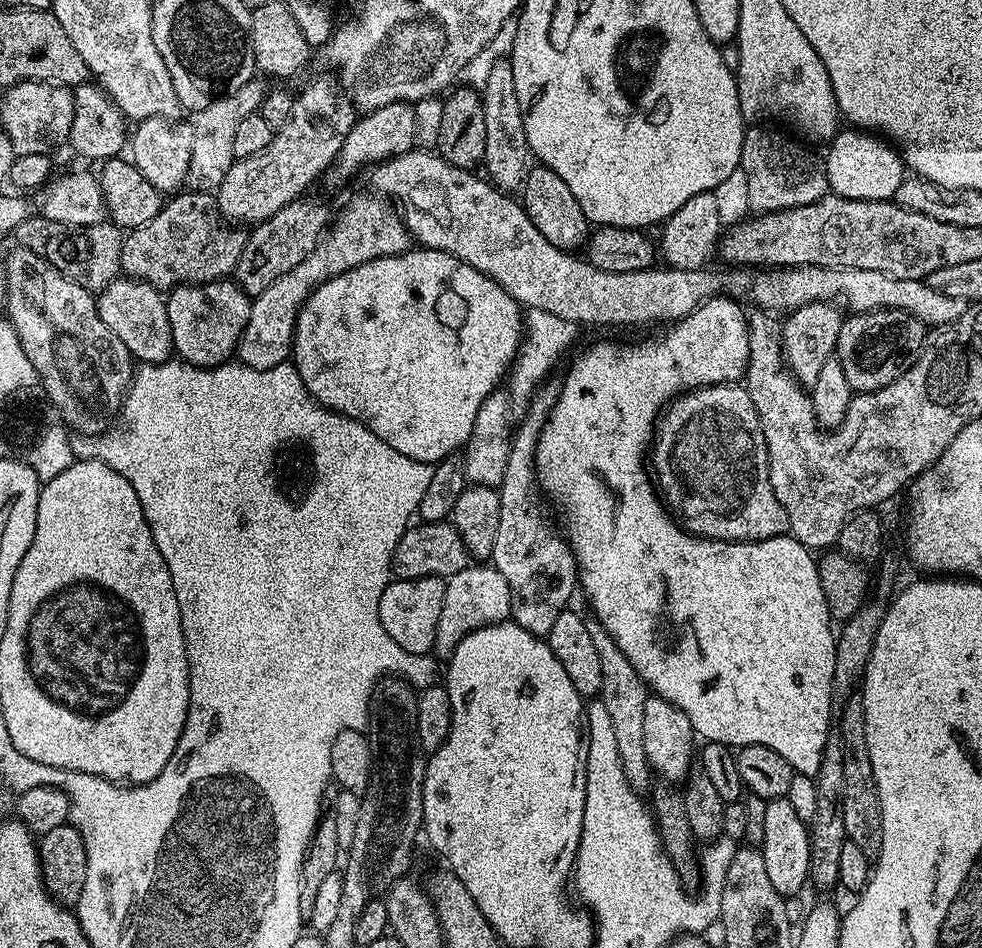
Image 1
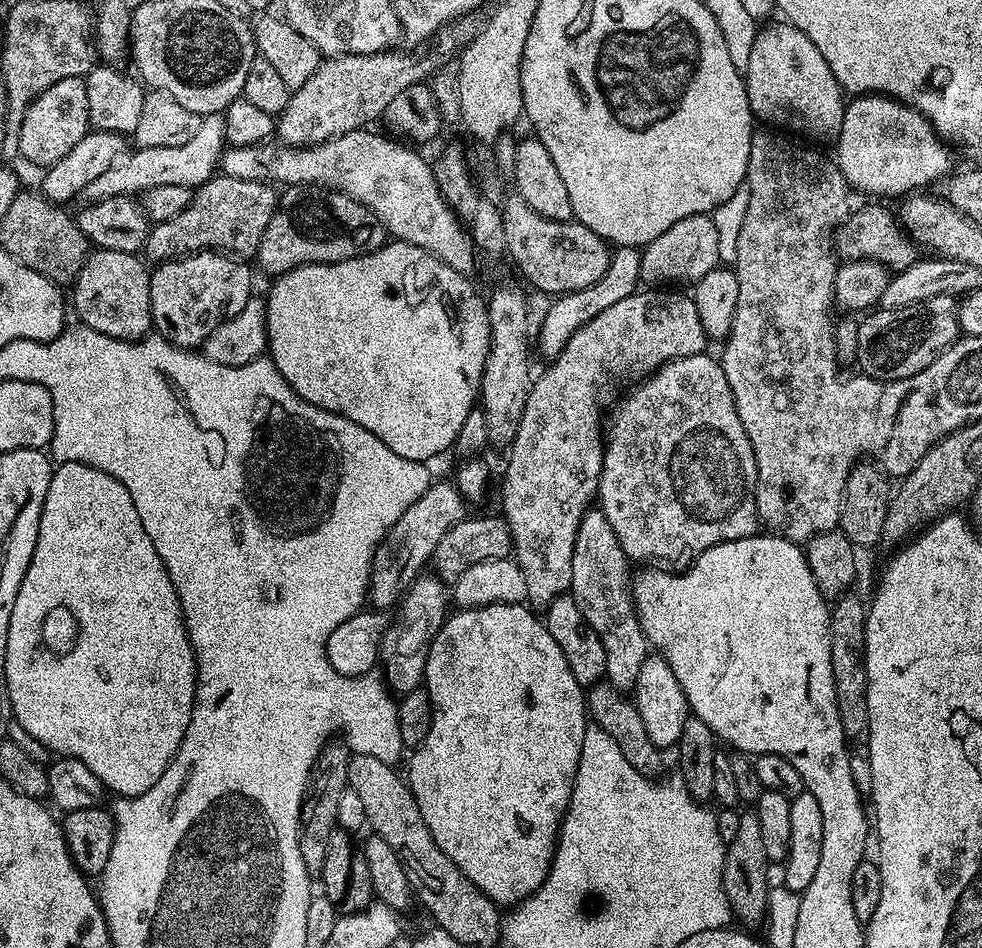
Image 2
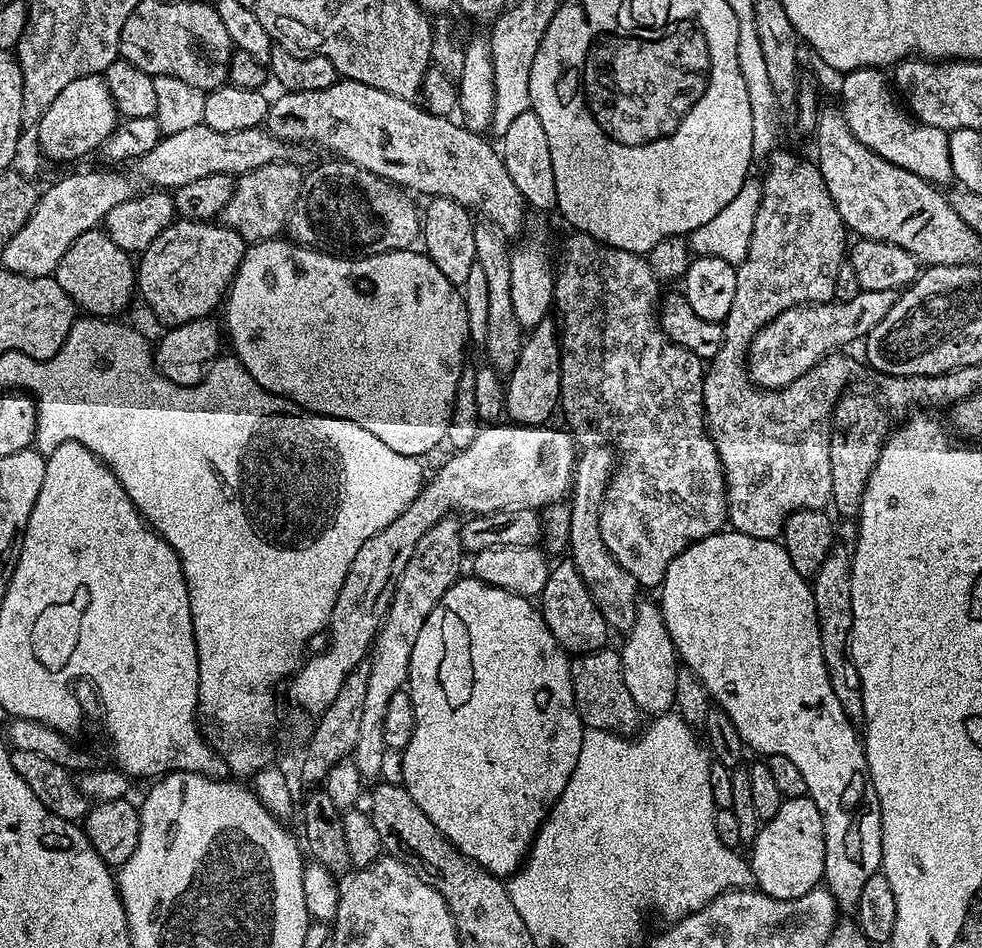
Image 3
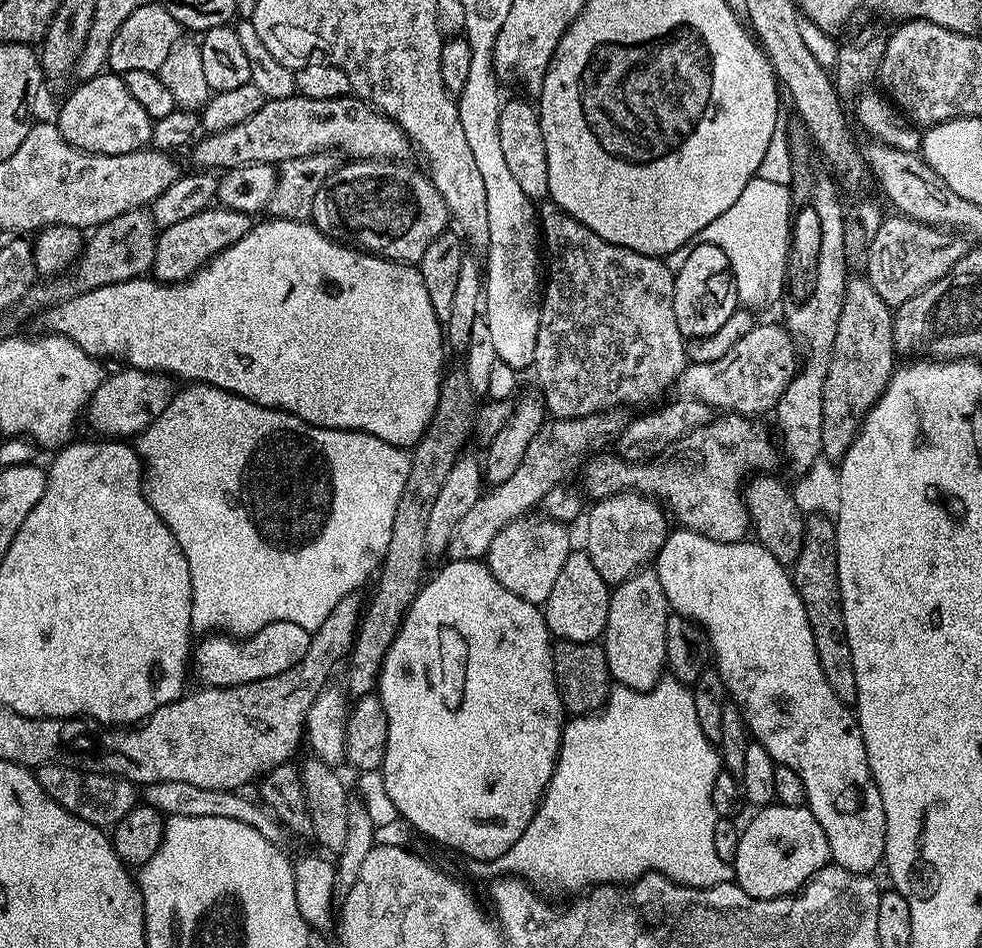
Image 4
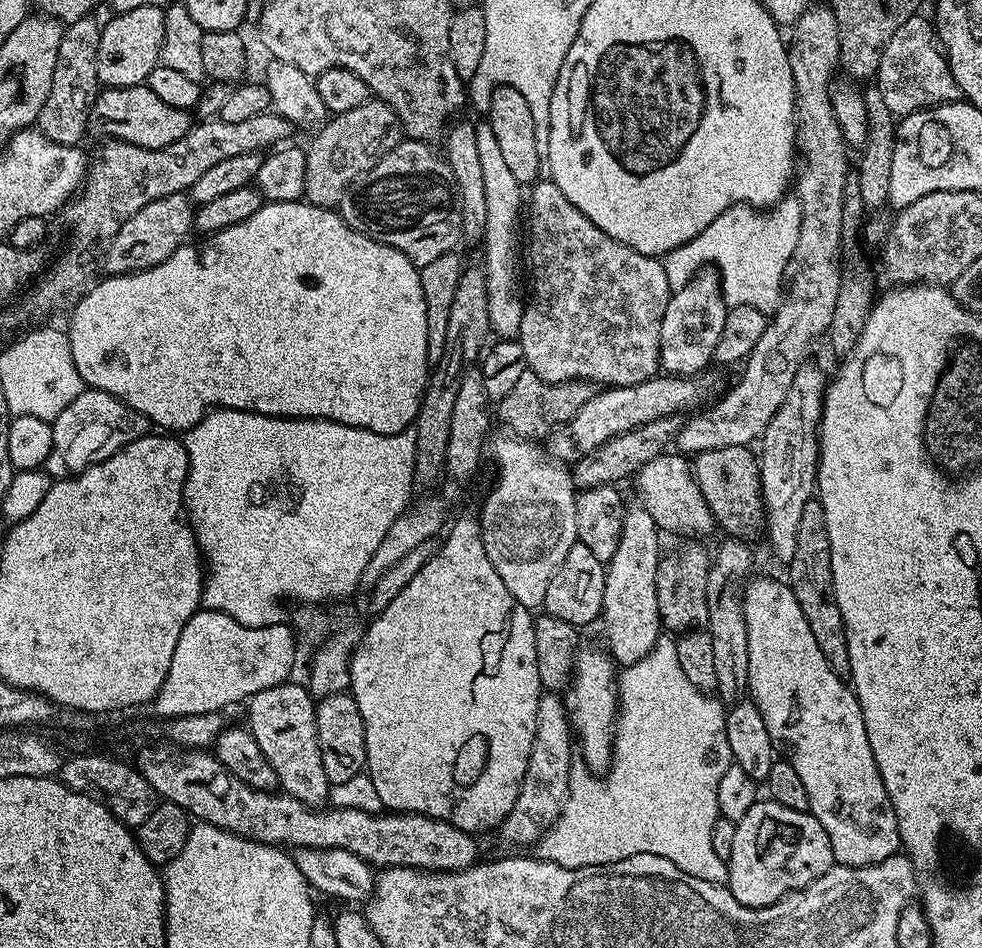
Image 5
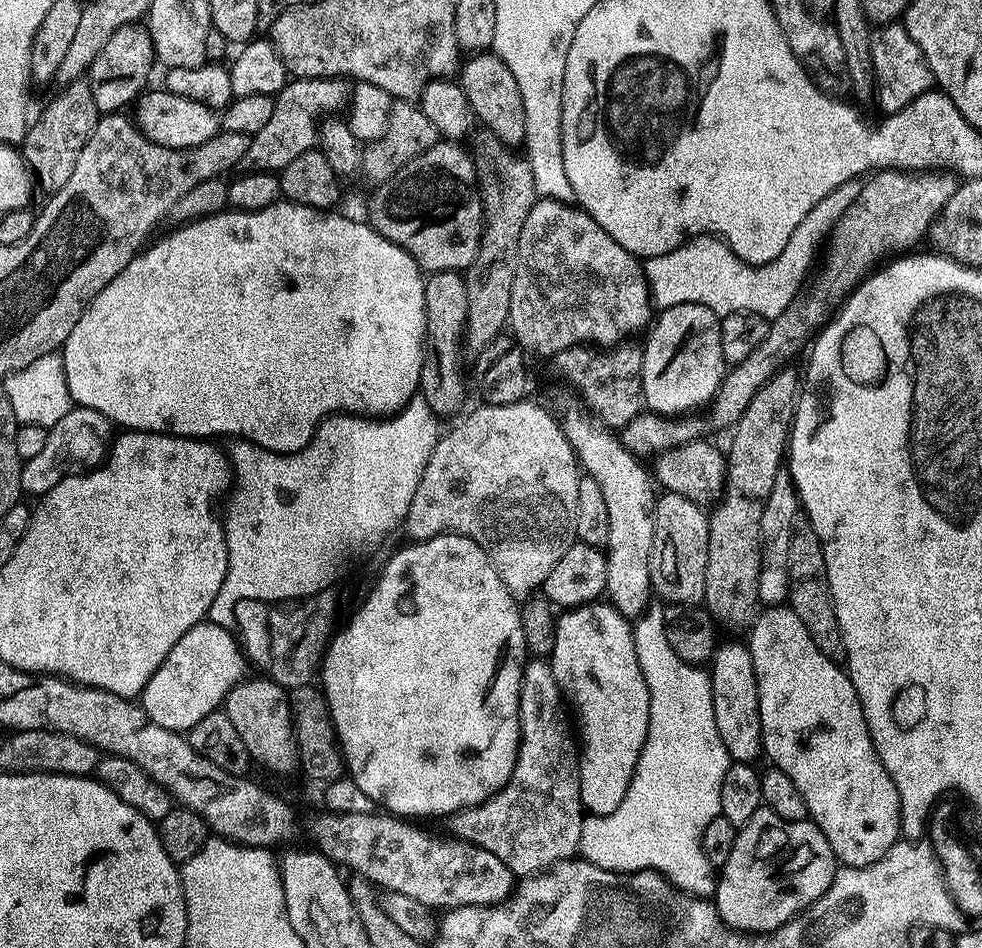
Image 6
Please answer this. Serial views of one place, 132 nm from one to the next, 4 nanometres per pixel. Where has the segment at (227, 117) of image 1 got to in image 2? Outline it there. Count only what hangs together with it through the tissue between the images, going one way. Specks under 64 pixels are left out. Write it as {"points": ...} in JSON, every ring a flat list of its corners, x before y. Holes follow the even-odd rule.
{"points":[[223,115,203,117,194,138,190,138,190,142,182,142,182,146,137,147,136,152,129,151,112,164,106,174,90,182,86,189,87,199,93,201,110,196,142,194,154,186,186,186,195,190,217,171,225,147]]}

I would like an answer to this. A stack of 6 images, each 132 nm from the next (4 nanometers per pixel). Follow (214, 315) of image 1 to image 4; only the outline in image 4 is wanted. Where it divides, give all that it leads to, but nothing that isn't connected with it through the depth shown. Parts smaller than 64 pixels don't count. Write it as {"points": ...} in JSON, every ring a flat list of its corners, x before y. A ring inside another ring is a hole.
{"points":[[219,206,194,214,194,218,182,218,182,222,174,222,174,226,159,233,151,275,162,284,178,284,181,280,191,280,209,260,243,238,253,223,253,217,249,213]]}

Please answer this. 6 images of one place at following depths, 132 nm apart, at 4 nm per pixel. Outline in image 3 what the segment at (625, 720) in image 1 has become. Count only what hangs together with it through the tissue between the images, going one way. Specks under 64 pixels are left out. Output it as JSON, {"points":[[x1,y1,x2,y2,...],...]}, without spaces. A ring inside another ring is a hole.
{"points":[[607,444,588,446,576,457,574,473,572,475,572,491,570,493,570,538,568,547,570,559,574,566,578,566,578,574,586,582,586,590,594,598,598,610,602,610,602,618,606,618,609,629,613,633,627,634,634,626,638,597,638,585,636,580,606,550,606,542,602,542,602,526,600,515,602,514,602,502,606,498,608,483,615,472,618,456]]}

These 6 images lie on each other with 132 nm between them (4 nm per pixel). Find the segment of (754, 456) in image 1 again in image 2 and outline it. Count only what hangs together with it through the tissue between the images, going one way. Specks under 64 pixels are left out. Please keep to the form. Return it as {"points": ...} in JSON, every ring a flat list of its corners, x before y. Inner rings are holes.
{"points":[[715,355,680,356,676,360,668,360,661,364,655,372,643,377,640,384,628,400,620,404,620,409,612,416,612,425,607,425,607,440,602,458,602,474,600,475,600,491,598,507,604,511,622,550,631,561,648,560,649,565,687,566,708,548,727,540,741,540,744,536,757,535,762,521,756,512,756,463,754,450,750,446,750,438,746,436,746,426,742,426,742,418,738,418,738,410,734,406,734,398,730,384,726,382,726,374,722,370,719,359]]}

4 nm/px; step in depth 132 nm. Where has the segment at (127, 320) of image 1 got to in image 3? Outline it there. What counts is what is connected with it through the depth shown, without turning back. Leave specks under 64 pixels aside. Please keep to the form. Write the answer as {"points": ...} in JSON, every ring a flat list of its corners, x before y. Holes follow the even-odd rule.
{"points":[[93,230,91,232,83,232,76,241,70,246,70,250,66,250,66,254,62,254,62,262,58,262,54,278,58,282,58,286,62,286,62,290,66,290,66,294,71,298,77,309,86,311,96,318,116,318,119,312,124,312,131,302,132,296,137,295,136,286,136,264,133,257,129,253,124,252,117,246,113,240,108,237,107,231]]}

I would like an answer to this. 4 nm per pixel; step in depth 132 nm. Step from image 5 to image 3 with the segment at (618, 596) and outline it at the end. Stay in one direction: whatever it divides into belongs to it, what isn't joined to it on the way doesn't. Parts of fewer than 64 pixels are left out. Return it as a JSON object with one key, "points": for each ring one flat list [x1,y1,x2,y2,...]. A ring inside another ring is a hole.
{"points":[[637,603,634,626,623,640,624,648,619,649,622,678,626,678,626,690,630,690,630,698,634,698,641,713,671,713,676,702,676,683,681,665,678,663,674,642,666,630,659,603]]}

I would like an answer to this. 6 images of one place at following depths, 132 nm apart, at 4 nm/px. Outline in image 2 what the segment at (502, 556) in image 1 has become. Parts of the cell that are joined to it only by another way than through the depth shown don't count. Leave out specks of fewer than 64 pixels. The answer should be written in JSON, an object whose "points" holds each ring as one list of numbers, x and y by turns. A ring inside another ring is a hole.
{"points":[[637,290,632,292,622,302,614,302,614,306,606,306,590,322,586,322,566,342,562,354,558,354,547,365,548,369,544,373,537,375,532,381,532,389,526,398,526,410,522,410,522,422,518,422,518,434,514,442,507,449,508,465,504,468,504,489,500,492,500,504,502,515,508,529,512,535,512,552,516,565,522,570,526,578,526,590,528,591,528,600,533,605,541,604,547,606,556,600,557,597,565,595,572,586,572,559,574,558,574,538,578,536,578,526,582,518,588,513,588,509,593,507,600,491,600,475,602,474,602,458,604,457,605,437,602,435,602,424,600,428,600,395,611,386,612,380,624,380,627,376,636,376,643,378,656,371,661,364,668,360,676,360,680,356,698,356,705,351,704,348,710,344,710,337,702,326,702,318,698,314,698,306,691,295,684,292,664,292,668,290]]}

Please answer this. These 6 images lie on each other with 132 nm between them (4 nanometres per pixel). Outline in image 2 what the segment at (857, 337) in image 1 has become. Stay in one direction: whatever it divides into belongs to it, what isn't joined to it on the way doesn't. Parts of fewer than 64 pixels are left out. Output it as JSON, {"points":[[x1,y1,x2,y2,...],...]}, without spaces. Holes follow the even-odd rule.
{"points":[[935,296,901,308,880,308,860,320,856,364,863,375,873,376,875,380,911,378,926,366,930,366,930,362,934,362,934,358,941,356,960,335,958,304,951,296]]}

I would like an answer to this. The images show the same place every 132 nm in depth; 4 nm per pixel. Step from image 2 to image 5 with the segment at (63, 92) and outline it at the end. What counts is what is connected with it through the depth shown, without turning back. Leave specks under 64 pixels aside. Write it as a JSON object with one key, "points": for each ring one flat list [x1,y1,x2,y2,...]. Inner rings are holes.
{"points":[[147,83,125,88,104,88,92,104,92,115,88,118,91,135,130,142,143,148,170,146,178,142,178,138,189,135,193,124,193,117,185,109,162,102,162,98,158,98,158,94,154,94]]}

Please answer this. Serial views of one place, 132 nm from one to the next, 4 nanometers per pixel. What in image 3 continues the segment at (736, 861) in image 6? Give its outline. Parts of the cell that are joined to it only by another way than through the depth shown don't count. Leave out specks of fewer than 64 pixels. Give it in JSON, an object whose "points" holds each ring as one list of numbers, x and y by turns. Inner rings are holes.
{"points":[[811,796,781,799,778,814,761,823,760,833,751,841,750,848,755,887,764,895,797,900,818,887,824,878,826,838,822,814]]}

